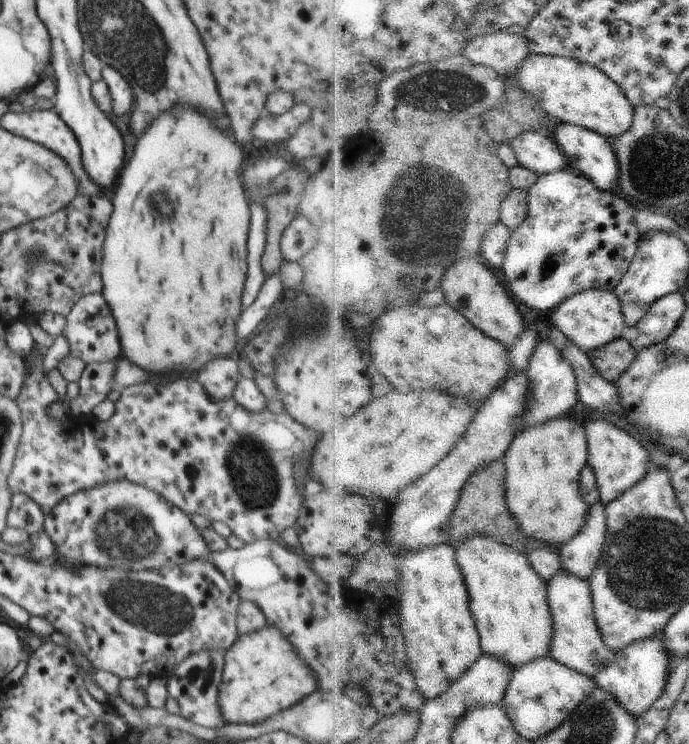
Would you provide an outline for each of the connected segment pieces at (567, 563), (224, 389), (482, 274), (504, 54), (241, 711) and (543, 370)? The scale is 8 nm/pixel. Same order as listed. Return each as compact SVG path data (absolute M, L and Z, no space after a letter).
M602 500L592 505L586 527L559 552L563 558L564 570L570 574L592 581L598 562L605 552L609 532L607 508L608 505Z
M218 358L196 374L197 382L215 400L232 399L234 390L241 380L239 360Z
M462 258L446 272L439 289L445 293L446 302L454 306L458 312L464 313L477 328L513 350L517 347L528 325L524 322L522 312L518 310L518 302L508 294L508 290L504 288L500 278L492 272L492 268L488 268L479 259Z
M492 32L478 36L464 55L476 64L492 66L496 72L514 77L531 54L532 46L525 34Z
M266 624L264 628L256 630L256 632L248 632L248 634L238 635L235 644L232 644L230 648L225 651L225 666L223 667L223 676L221 679L221 684L218 692L218 707L219 712L221 713L223 722L228 725L229 723L239 723L239 724L248 724L256 725L257 723L263 723L268 720L271 716L275 716L280 711L284 711L289 707L300 702L304 696L308 697L314 692L319 690L318 678L316 674L312 672L312 668L306 664L306 660L303 660L298 654L297 650L293 648L293 645L283 636L282 632L274 626L274 624Z
M542 340L540 342L527 374L530 380L530 391L527 395L529 397L529 411L526 412L518 434L535 427L542 427L549 421L558 418L568 418L570 410L581 401L577 374L573 365L565 358L561 350L553 344L552 340Z

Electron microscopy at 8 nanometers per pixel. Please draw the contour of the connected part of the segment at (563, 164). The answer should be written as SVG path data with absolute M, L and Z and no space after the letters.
M532 130L518 135L512 146L519 165L536 172L540 177L570 168L568 154L553 134Z

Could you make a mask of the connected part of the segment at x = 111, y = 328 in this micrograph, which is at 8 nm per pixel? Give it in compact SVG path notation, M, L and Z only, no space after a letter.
M93 293L78 300L65 320L67 322L62 335L68 340L69 355L76 356L85 365L113 362L122 357L117 325L101 293Z

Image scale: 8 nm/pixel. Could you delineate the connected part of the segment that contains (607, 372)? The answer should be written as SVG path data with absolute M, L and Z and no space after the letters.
M629 334L605 348L596 348L589 352L596 369L612 383L618 383L622 376L639 358L639 351L634 347L633 337Z

